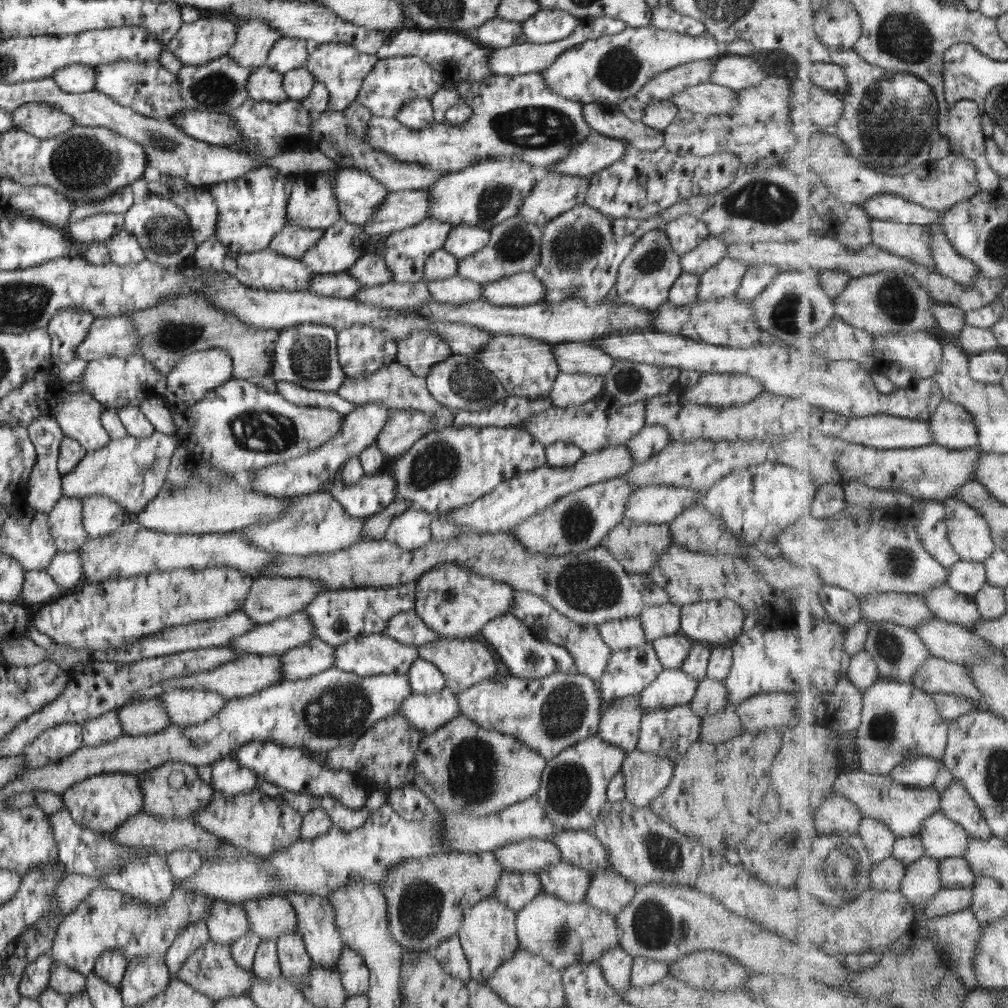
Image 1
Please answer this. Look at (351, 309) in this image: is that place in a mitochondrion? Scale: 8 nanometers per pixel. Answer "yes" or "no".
no

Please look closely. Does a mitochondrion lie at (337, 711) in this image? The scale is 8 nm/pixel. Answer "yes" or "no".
yes

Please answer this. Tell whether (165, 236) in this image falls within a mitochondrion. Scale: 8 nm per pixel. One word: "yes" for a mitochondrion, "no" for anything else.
yes

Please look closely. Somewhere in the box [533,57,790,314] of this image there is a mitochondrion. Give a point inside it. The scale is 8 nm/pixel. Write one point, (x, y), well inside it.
(573, 245)

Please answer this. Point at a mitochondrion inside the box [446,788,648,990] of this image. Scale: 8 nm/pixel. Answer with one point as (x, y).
(561, 935)

